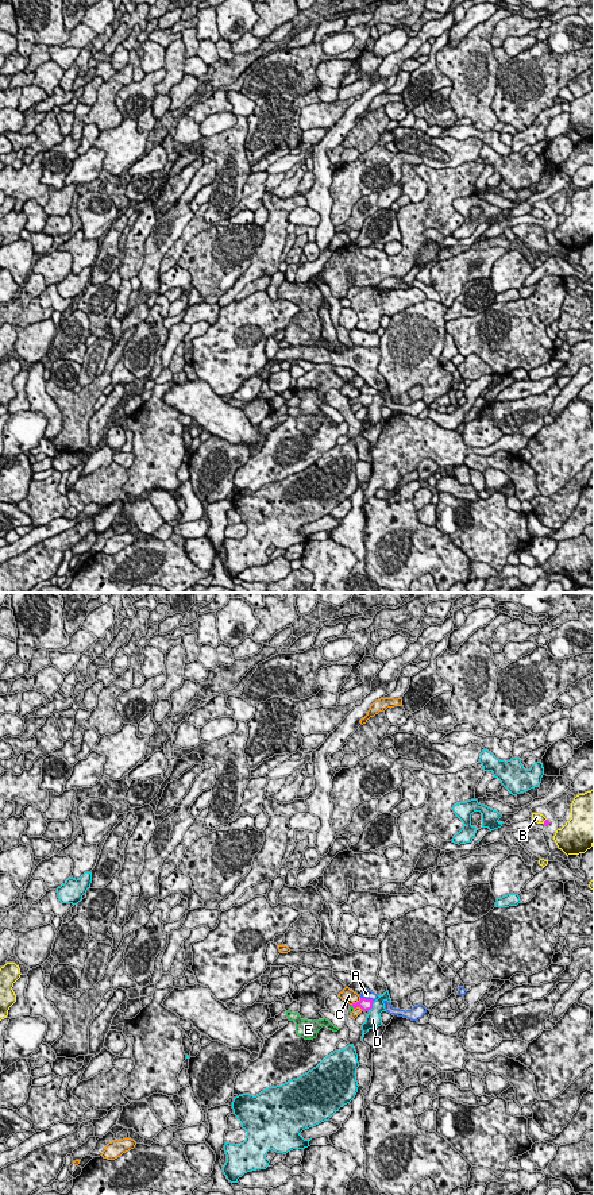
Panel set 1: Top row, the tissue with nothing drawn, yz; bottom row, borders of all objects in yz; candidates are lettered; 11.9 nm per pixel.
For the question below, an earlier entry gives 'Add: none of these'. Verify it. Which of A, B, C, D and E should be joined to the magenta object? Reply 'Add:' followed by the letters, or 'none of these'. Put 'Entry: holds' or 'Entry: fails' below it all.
Add: E
Entry: fails

